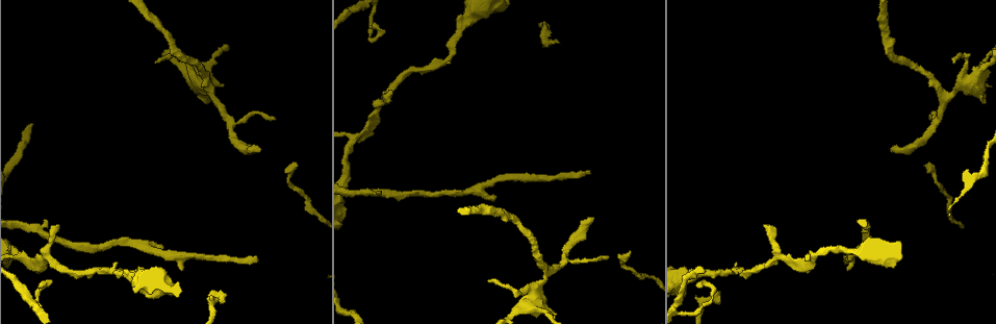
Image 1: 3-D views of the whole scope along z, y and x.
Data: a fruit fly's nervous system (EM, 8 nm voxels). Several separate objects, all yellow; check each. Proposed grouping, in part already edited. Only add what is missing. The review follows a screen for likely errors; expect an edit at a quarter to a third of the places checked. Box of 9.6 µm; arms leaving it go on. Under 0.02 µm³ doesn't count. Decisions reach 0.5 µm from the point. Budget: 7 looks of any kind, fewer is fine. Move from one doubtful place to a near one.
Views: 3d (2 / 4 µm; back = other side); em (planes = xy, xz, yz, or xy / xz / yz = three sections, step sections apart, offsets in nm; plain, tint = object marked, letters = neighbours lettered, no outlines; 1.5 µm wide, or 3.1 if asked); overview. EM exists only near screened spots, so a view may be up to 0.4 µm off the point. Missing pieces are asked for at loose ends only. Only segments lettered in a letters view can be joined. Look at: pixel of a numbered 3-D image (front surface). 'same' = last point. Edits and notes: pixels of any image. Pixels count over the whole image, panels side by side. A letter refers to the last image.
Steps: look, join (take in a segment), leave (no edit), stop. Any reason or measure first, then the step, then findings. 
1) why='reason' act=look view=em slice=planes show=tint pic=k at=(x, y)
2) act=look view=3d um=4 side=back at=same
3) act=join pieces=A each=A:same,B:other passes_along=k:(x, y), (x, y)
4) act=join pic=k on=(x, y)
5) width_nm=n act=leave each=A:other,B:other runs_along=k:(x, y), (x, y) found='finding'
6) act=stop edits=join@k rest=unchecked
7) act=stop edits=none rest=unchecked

why='branch stops here' act=look view=em slice=planes show=letters pic=1 at=(391, 91)

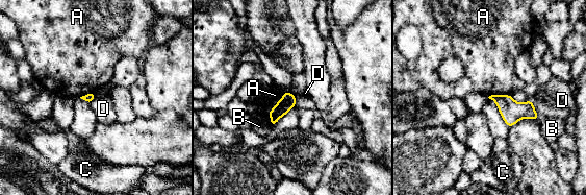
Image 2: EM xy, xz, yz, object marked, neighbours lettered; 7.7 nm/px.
longest_contact=A:300nm act=leave each=A:other,B:other,C:other,D:other found='no lettered segment goes on from it'

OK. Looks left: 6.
why='branch stops here' act=look view=3d um=4 side=back pic=1 at=(891, 148)

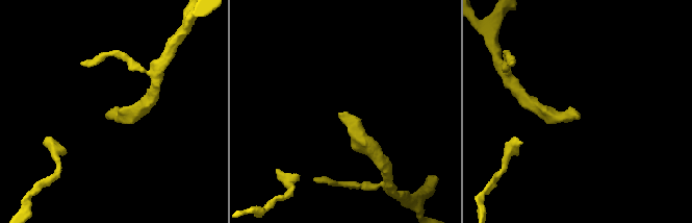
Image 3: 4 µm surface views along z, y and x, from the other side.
why='need the tissue' act=look view=em slice=yz step=8 show=letters pic=3 at=(576, 115)

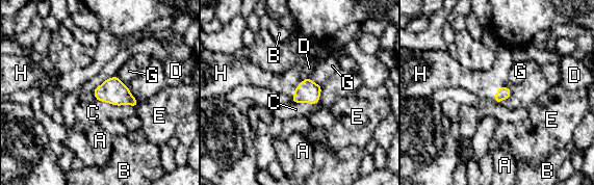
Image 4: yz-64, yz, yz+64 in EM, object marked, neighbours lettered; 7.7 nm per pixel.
why='cut it another way' act=look view=em slice=planes show=letters at=same

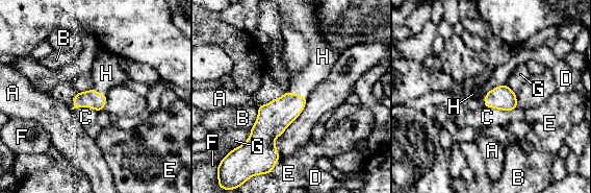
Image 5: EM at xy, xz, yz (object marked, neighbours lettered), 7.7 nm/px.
act=join pieces=H each=A:other,B:other,C:other,D:other,E:other,F:other,G:other,H:same found='the neuron continues'

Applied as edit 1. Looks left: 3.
act=look view=overview

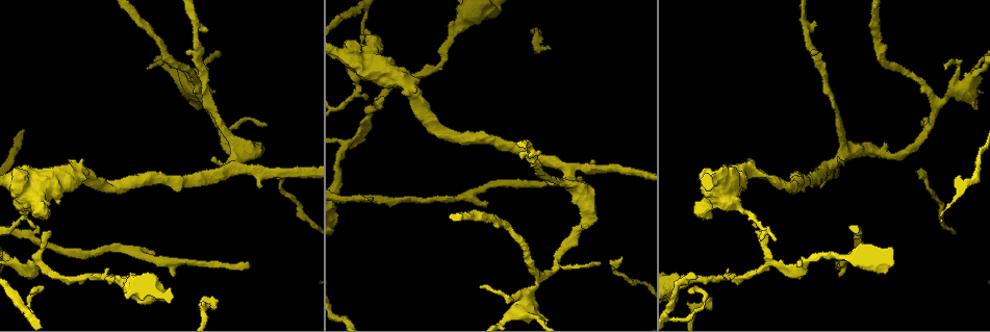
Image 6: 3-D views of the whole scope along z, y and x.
why='branch stops here' act=look view=em slice=planes show=letters pic=6 at=(581, 177)

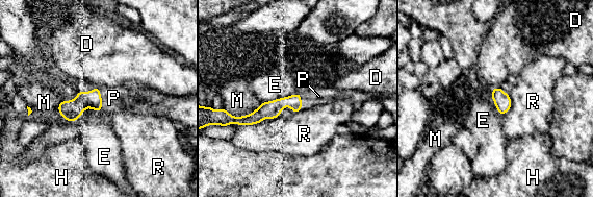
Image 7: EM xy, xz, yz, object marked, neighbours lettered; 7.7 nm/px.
width_nm=110 longest_contact=E:300nm act=join pieces=P each=D:other,E:other,H:other,M:other,P:same,R:other found='it goes on there'

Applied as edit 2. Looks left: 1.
act=stop edits=join@5,join@7 rest=unchecked

